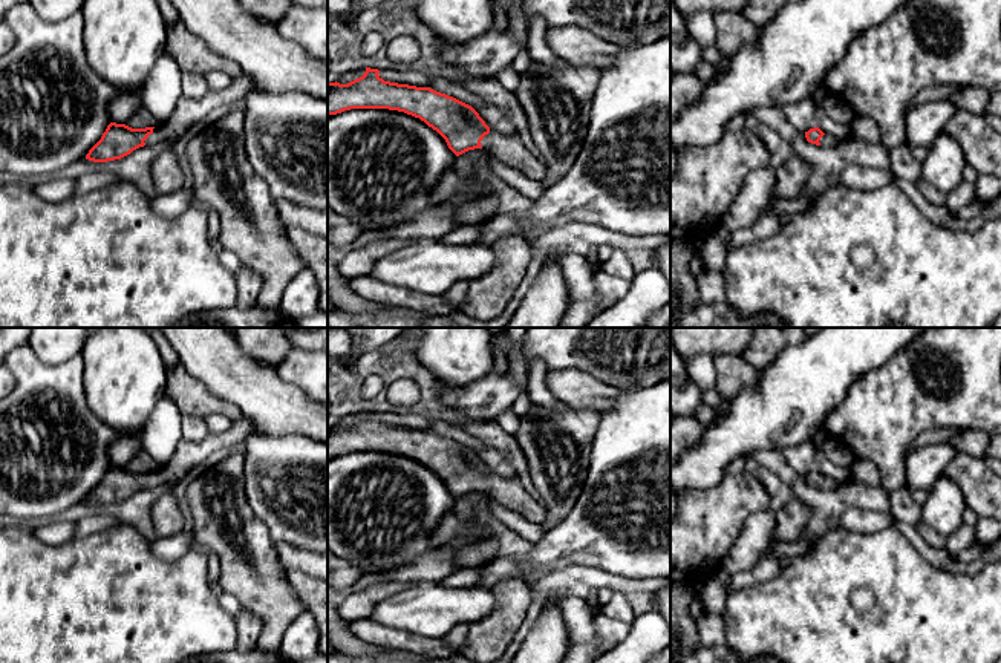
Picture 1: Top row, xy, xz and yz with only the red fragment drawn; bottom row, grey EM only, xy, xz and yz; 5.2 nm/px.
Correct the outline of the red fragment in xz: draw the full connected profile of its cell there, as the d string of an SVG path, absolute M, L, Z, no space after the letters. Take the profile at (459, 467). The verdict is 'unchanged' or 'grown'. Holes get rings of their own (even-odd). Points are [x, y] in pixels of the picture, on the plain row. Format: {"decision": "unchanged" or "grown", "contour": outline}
{"decision": "grown", "contour": "M366 410L363 420L347 427L328 426L328 459L351 452L404 455L436 473L456 499L485 492L530 524L542 525L546 521L545 507L517 478L493 476L471 449L430 430L384 424L378 416L378 412Z"}

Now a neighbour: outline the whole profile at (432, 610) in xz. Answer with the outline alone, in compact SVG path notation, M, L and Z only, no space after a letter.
M419 583L380 602L370 620L427 637L445 637L459 623L474 623L497 606L491 590Z

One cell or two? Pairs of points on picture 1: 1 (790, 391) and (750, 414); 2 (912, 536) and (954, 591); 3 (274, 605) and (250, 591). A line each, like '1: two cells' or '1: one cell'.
1: one cell
2: two cells
3: one cell

